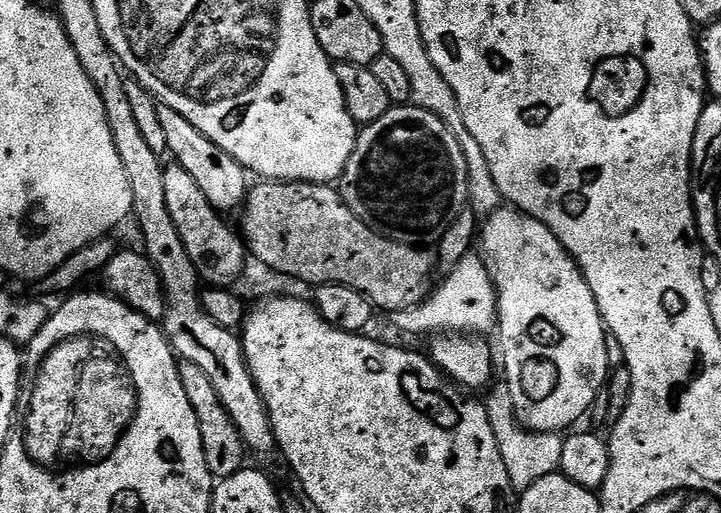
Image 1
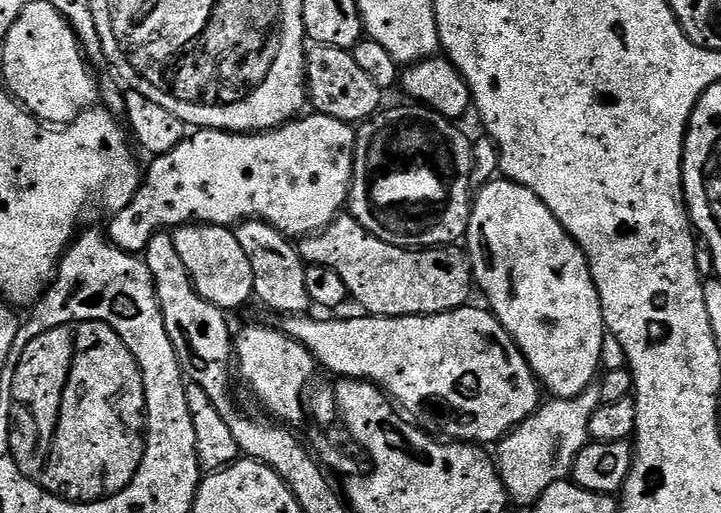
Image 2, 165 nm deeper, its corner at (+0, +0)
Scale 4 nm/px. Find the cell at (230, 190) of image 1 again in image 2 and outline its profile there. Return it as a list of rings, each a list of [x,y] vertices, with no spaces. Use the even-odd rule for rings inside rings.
[[[245,220],[234,228],[238,246],[246,250],[250,266],[254,270],[254,296],[268,308],[279,314],[304,314],[309,311],[310,301],[306,288],[306,265],[300,259],[297,245],[265,220]]]

